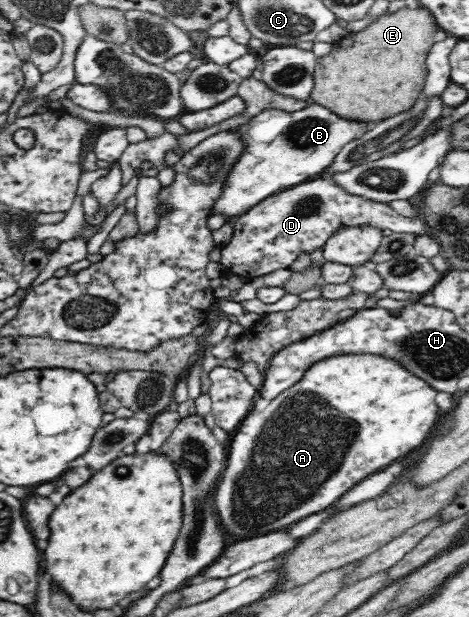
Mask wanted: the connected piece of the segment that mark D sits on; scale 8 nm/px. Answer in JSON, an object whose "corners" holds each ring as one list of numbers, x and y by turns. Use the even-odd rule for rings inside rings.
{"corners":[[313,178,272,194,236,217,231,225,230,242,221,247,219,261,226,273,236,274,246,281,281,268,289,269,301,252,311,254,313,250,323,249,341,226,372,226,382,231,389,228,393,233,418,236,429,232,425,220,399,215,388,204,349,194,328,178]]}

